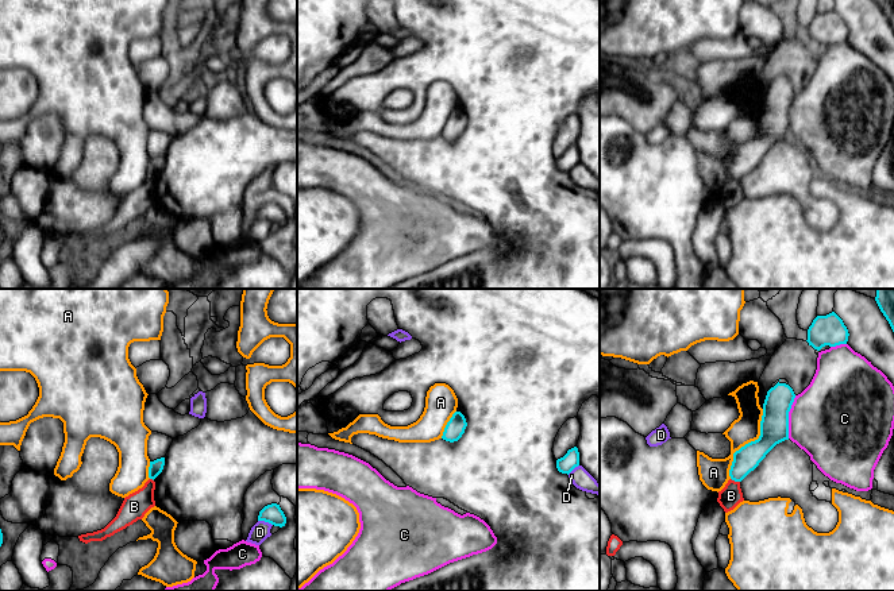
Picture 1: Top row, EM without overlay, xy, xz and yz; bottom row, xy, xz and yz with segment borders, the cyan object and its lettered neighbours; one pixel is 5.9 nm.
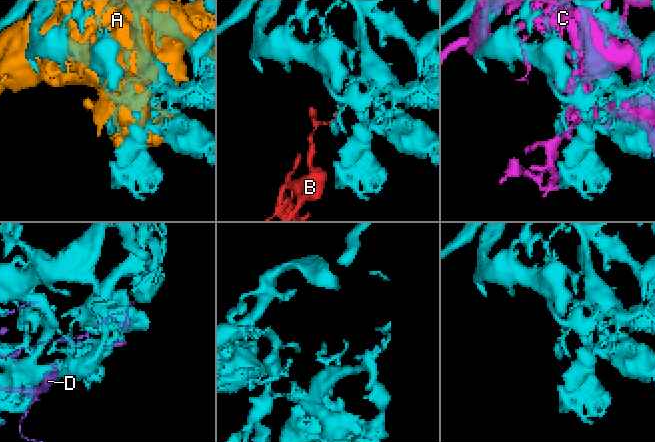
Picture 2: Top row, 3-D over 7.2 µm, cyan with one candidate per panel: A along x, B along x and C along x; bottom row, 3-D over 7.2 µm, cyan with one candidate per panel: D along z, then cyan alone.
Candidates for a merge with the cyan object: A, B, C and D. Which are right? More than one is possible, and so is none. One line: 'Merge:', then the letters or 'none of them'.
Merge: none of them

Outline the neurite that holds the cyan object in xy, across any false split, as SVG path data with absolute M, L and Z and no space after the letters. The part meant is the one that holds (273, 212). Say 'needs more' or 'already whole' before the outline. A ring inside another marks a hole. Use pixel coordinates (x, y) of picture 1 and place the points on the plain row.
already whole; M271 201L271 202L265 204L259 209L258 219L265 219L274 224L282 225L286 221L286 215L284 209L281 208L280 202Z

